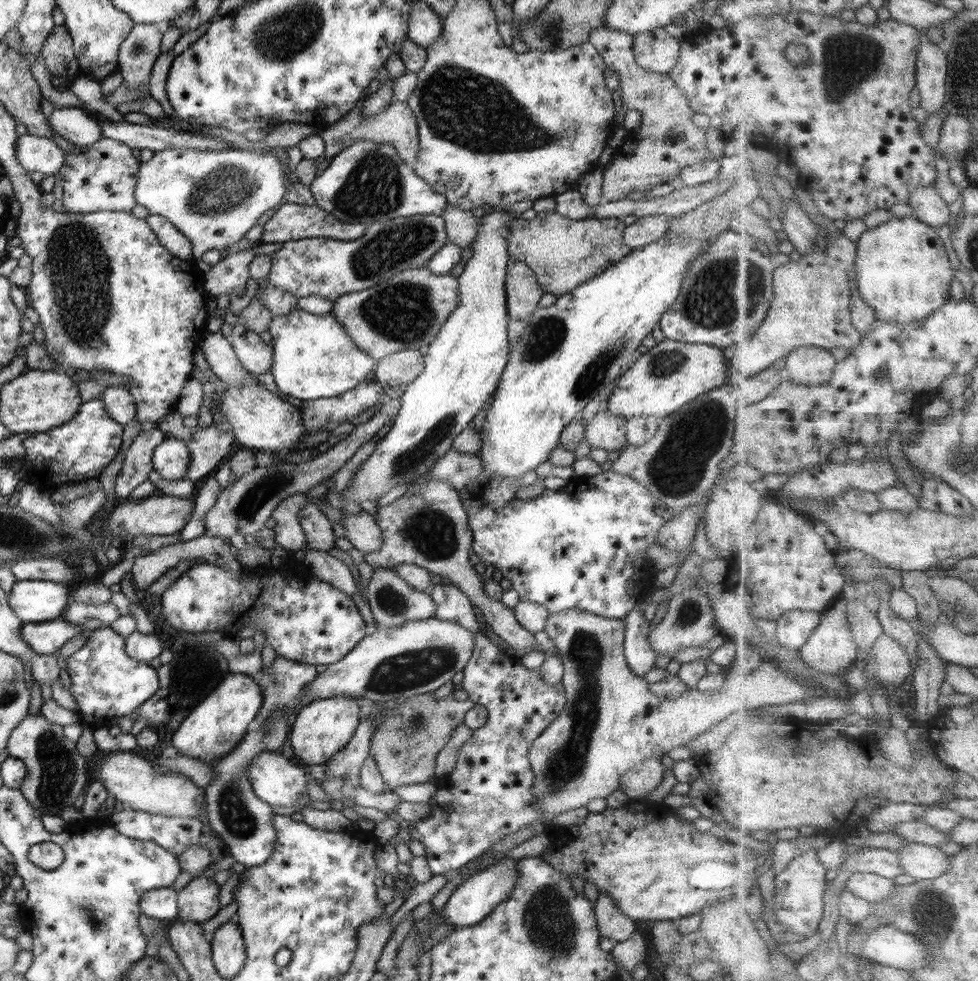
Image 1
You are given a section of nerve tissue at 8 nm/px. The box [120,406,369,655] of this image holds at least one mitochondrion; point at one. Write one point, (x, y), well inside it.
(258, 494)

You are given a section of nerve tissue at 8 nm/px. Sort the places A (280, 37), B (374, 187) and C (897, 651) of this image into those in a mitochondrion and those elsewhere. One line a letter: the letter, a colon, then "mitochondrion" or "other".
A: mitochondrion
B: mitochondrion
C: other

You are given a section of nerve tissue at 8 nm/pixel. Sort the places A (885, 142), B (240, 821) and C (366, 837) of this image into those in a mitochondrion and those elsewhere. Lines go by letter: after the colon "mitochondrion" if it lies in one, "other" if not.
A: other
B: mitochondrion
C: other

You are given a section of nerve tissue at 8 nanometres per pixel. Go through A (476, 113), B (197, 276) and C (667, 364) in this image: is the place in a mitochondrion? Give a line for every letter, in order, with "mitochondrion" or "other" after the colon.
A: mitochondrion
B: other
C: mitochondrion

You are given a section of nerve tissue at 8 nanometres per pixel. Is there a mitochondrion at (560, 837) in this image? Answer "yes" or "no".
yes

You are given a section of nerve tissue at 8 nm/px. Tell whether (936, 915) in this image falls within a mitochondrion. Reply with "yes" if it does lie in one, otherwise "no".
yes

